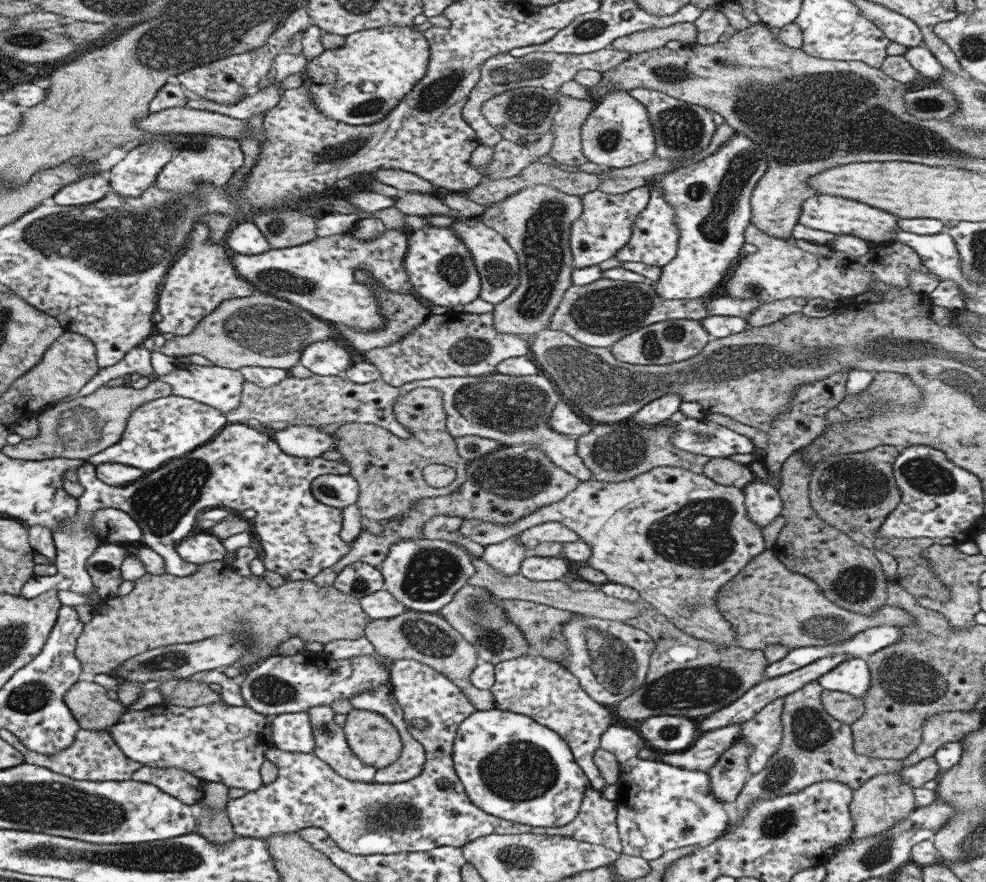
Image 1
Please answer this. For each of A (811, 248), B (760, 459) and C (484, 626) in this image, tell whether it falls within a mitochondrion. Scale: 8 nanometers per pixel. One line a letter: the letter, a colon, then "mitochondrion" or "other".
A: other
B: other
C: mitochondrion

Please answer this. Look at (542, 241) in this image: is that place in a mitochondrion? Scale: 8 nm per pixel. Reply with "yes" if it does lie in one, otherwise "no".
yes

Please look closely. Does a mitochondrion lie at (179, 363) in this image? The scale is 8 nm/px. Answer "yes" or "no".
no

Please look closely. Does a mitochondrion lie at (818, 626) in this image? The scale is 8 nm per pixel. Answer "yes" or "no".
yes

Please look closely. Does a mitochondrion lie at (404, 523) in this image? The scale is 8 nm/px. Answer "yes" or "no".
no

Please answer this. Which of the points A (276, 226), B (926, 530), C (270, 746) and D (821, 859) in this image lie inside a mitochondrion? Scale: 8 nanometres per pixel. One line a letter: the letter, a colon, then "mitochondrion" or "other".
A: mitochondrion
B: other
C: other
D: other

